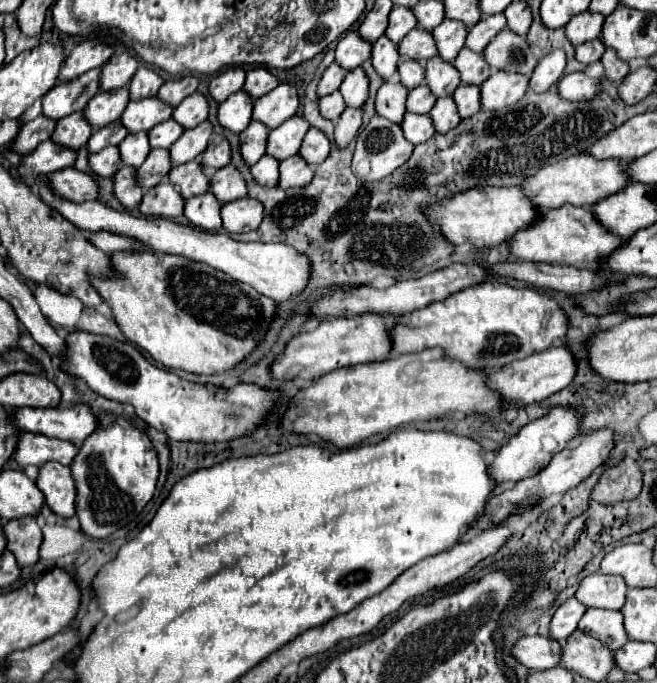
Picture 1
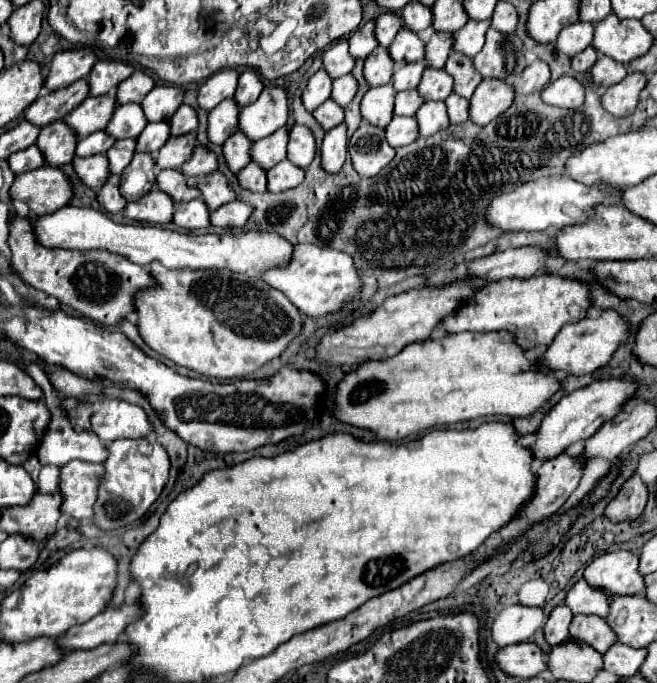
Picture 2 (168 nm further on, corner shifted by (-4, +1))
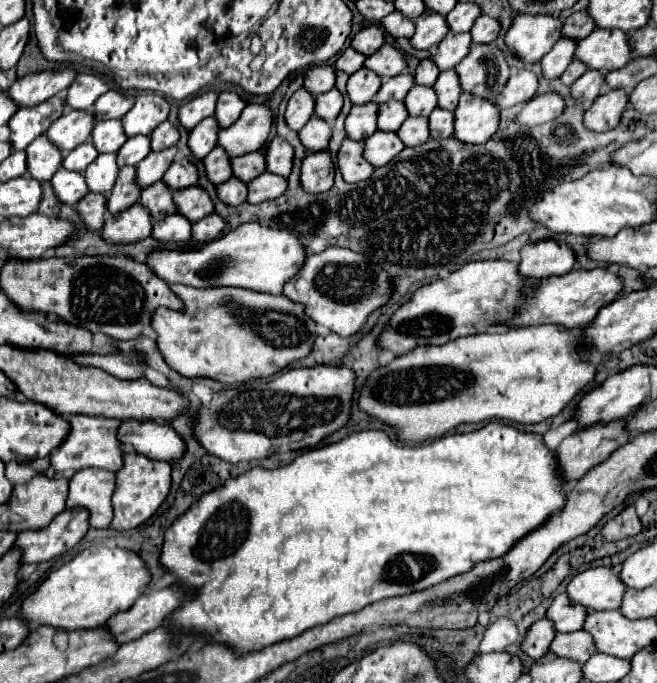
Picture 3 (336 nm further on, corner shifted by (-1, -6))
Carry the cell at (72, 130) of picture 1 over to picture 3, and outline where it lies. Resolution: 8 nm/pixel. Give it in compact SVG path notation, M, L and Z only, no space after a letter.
M38 136L30 148L26 148L28 154L28 174L40 182L46 182L54 176L54 172L62 164L62 152L56 148L56 144L50 144L48 136Z

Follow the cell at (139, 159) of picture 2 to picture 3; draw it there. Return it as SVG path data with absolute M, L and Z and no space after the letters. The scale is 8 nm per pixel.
M134 166L120 168L120 176L108 198L108 210L110 212L126 210L128 206L132 206L140 200L140 192L142 192L142 188L136 182L136 168Z

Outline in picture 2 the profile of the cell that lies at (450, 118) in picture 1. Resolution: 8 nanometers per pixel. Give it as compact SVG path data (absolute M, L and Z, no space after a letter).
M425 101L415 113L415 119L421 137L431 137L433 133L439 133L449 127L449 117L443 101Z

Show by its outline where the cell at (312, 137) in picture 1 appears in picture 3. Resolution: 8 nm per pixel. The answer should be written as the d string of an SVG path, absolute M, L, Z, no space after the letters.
M282 136L272 138L268 144L268 152L266 152L266 164L268 164L270 172L288 178L292 172L292 166L294 166L292 144L288 140L284 140Z

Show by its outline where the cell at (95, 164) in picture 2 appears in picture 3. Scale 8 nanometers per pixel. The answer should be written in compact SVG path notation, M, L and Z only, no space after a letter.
M60 168L52 176L52 186L64 204L76 204L78 200L82 200L82 188L86 186L86 178L82 172L78 174L78 172Z

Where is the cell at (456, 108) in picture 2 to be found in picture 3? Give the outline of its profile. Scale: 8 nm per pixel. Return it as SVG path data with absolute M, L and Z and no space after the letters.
M436 108L430 114L430 136L432 138L450 138L454 134L454 114L442 108Z

